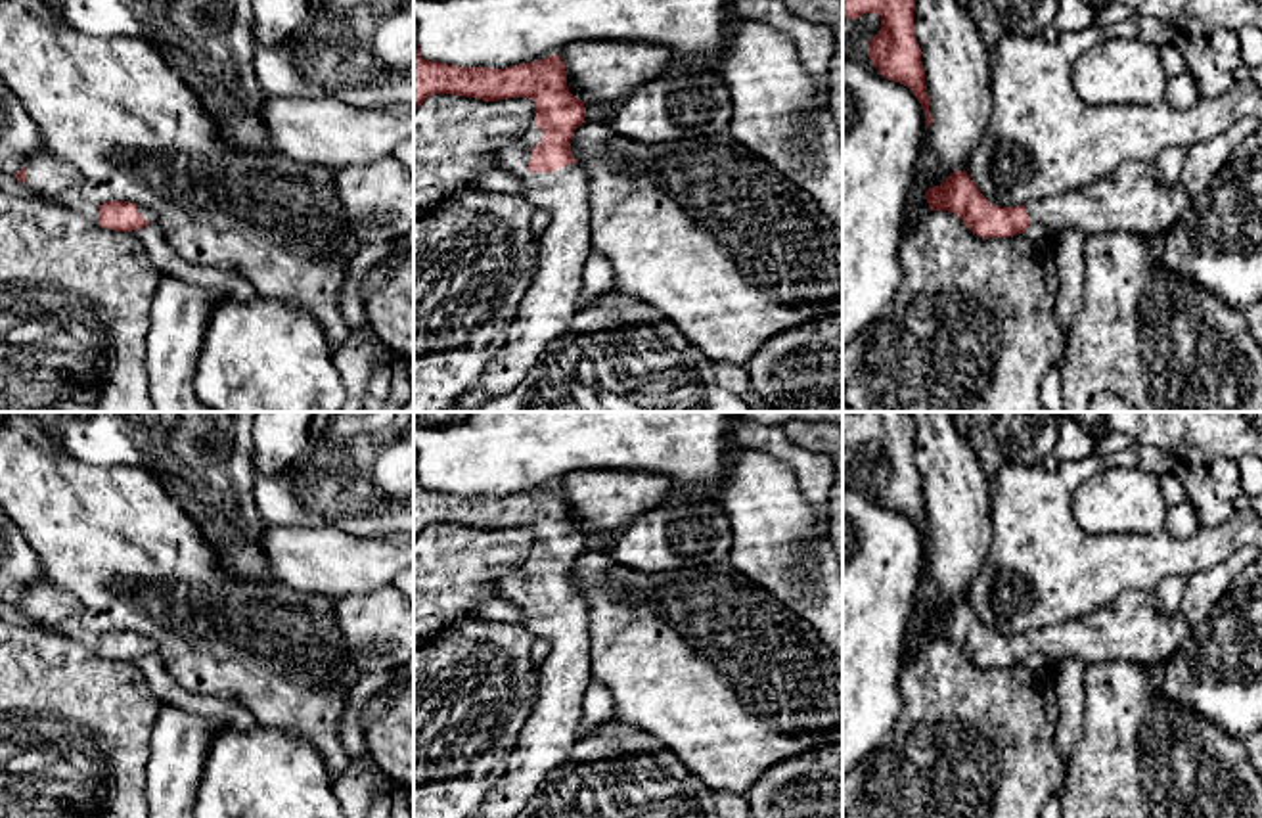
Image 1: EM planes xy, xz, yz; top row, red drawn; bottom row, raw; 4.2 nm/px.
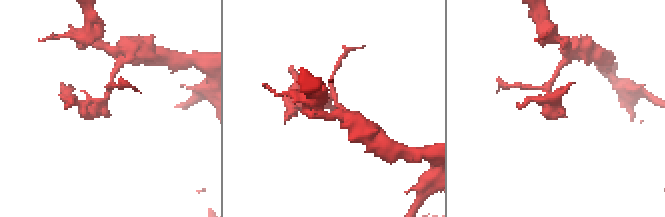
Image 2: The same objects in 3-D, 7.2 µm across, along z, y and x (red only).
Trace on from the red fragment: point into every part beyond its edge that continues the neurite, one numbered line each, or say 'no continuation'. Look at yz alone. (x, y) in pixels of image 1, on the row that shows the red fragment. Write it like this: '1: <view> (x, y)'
1: yz (1132, 200)

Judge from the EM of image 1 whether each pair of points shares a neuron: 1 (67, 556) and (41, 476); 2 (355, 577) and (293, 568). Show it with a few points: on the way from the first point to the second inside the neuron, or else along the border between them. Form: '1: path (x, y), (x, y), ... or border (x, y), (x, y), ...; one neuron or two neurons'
1: path (67, 537), (67, 512), (50, 495); one neuron
2: path (339, 568), (309, 568); one neuron

